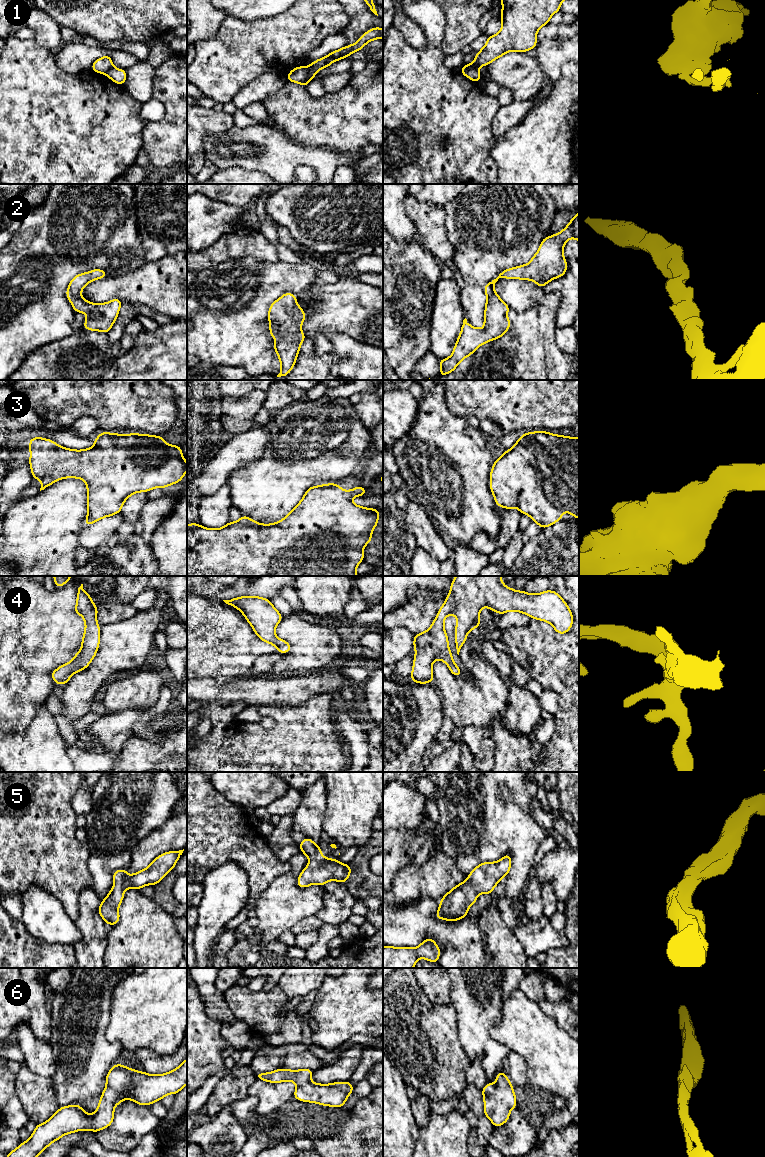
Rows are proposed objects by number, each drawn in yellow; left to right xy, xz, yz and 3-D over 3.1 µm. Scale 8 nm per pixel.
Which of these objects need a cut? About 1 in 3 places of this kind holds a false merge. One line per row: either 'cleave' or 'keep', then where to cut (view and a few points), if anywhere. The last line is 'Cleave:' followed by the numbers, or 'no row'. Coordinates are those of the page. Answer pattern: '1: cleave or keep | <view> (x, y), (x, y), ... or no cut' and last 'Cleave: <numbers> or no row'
1: cleave | xz (306, 67), (308, 81)
2: keep | no cut
3: keep | no cut
4: keep | no cut
5: keep | no cut
6: keep | no cut
Cleave: 1

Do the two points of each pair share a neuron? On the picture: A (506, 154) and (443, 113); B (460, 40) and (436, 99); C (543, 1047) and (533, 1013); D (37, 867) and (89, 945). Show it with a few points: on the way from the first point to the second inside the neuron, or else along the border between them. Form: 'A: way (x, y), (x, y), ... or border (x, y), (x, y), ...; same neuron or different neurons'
A: border (495, 139), (491, 148), (491, 157), (497, 168); different neurons
B: border (443, 33), (441, 48), (446, 56); different neurons
C: way (539, 1039), (533, 1033), (533, 1021); same neuron
D: border (79, 898), (79, 915), (74, 921); different neurons

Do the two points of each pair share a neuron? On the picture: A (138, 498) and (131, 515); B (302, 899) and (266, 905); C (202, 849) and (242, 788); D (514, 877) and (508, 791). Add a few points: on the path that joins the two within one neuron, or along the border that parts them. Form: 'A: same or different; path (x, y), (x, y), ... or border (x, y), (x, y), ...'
A: same; path (136, 502), (131, 511)
B: same; path (293, 904), (275, 905)
C: different; border (214, 787), (229, 801), (237, 803), (245, 809)
D: same; path (518, 856), (518, 835), (508, 825), (508, 812)

